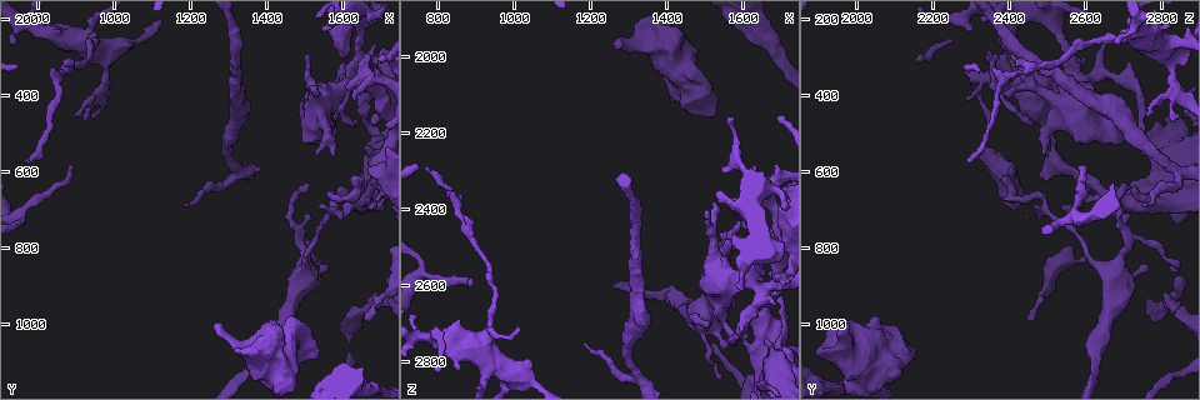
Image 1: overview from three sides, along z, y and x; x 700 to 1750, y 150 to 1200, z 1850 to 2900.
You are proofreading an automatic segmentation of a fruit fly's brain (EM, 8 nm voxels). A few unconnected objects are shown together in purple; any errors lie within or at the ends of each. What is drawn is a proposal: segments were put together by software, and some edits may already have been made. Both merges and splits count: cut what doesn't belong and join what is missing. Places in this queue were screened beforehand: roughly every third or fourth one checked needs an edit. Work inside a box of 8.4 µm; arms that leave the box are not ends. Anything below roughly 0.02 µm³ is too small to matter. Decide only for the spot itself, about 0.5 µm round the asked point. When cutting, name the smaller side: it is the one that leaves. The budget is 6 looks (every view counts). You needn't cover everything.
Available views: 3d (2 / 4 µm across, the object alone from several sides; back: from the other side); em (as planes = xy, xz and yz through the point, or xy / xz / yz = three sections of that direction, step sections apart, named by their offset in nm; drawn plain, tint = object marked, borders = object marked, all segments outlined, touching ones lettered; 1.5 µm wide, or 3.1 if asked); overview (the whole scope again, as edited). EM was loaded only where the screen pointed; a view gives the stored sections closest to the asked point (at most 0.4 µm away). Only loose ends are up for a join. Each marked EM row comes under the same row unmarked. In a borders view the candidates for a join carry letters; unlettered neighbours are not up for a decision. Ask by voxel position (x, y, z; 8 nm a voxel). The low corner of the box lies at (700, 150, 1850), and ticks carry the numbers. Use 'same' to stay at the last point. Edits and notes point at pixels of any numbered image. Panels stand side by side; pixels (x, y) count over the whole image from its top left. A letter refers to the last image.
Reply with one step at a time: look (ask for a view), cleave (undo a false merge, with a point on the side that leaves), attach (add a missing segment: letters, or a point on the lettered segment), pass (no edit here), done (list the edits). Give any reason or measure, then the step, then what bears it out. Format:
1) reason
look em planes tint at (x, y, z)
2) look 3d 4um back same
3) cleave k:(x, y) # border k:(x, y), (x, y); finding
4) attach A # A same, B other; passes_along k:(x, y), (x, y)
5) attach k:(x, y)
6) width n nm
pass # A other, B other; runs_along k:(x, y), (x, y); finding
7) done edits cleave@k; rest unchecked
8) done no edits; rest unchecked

look 3d 4um at (1515, 630, 2710)

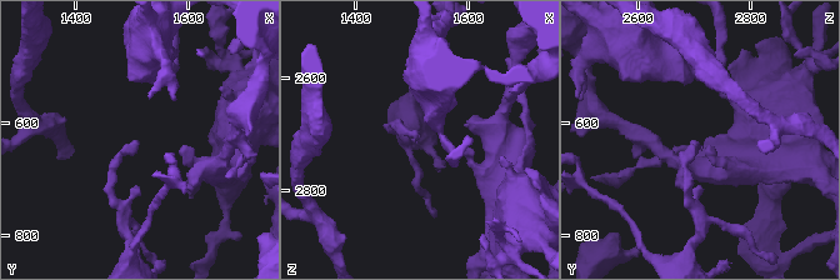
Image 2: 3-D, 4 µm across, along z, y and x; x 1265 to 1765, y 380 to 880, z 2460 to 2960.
look em planes borders at (1510, 635, 2710)

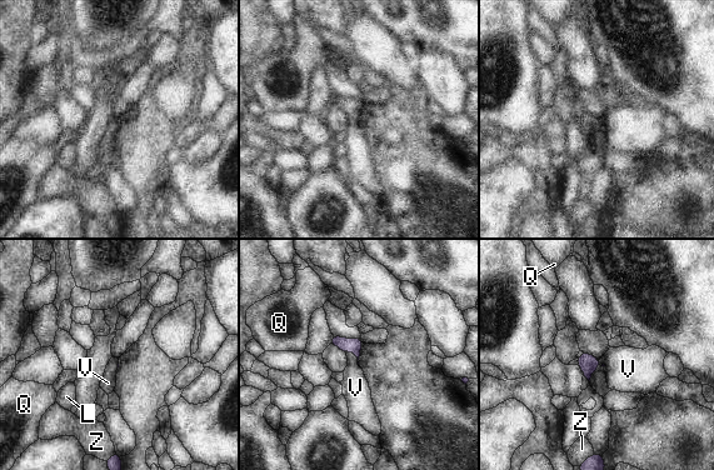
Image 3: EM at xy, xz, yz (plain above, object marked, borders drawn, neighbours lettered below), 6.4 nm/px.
longest_contact V 100 nm
attach V # L other, Q other, V same, Z other; passes_along 3:(354, 345), (351, 351), (355, 388); it goes on there

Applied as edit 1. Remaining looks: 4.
tapers out
look 3d 2um at (1195, 695, 2755)

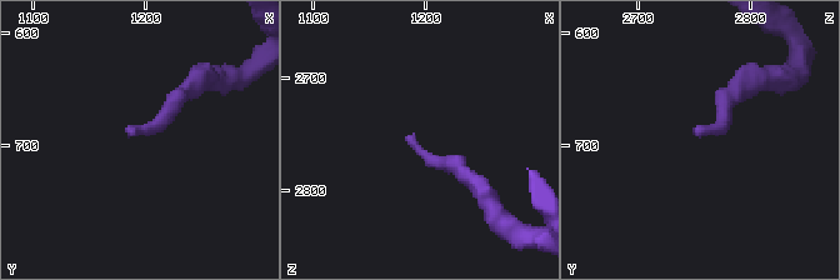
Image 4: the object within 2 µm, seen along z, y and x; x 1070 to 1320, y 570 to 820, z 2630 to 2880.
look em xz step 4 borders at (1186, 692, 2756)

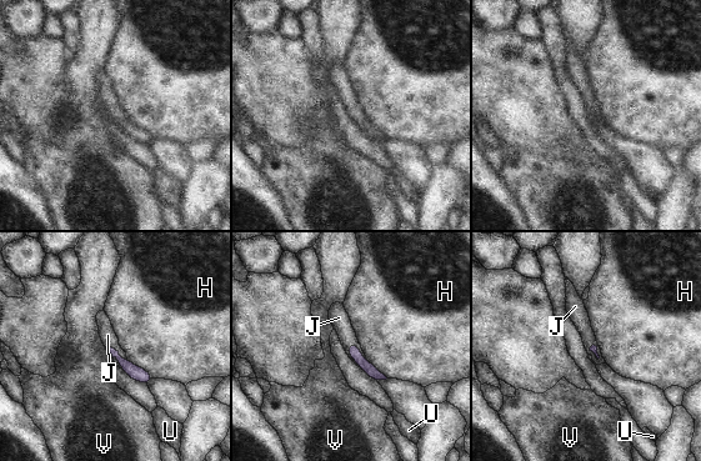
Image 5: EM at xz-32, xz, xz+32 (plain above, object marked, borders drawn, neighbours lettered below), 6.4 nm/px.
longest_contact H 220 nm
attach J # H other, J same, U other, V other; it goes on there

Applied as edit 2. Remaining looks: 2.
done edits attach@3, attach@5; rest unchecked

